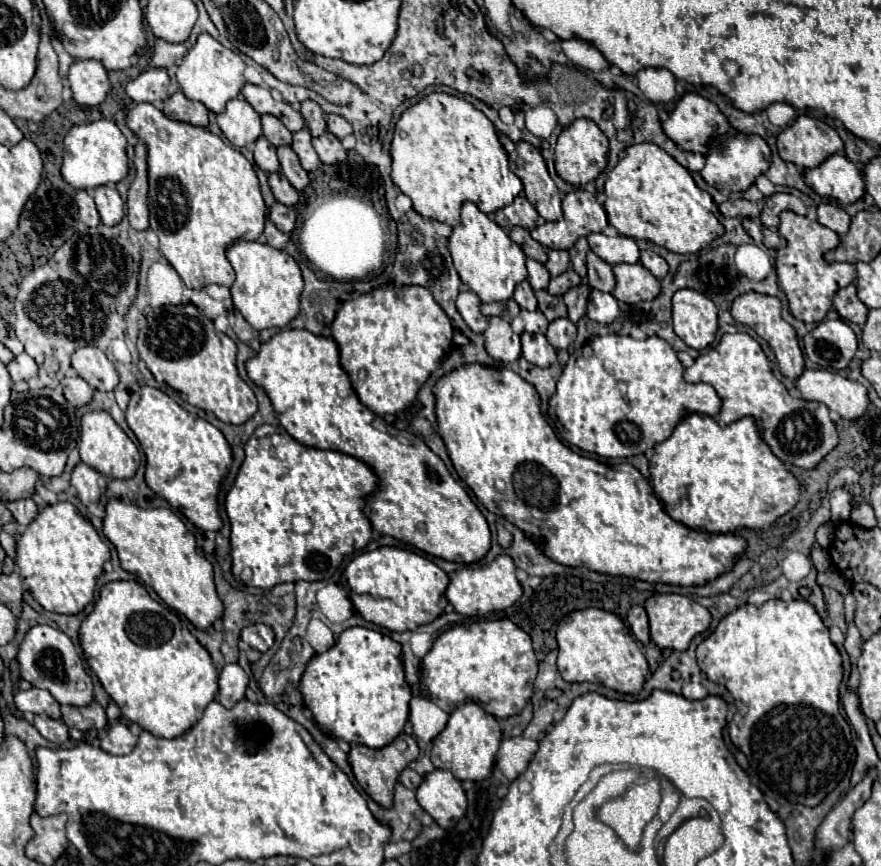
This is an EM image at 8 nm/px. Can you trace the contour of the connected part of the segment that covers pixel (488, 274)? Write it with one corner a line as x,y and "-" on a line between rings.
472,202
462,204
462,220
448,240
448,249
454,260
454,268
460,274
460,280
468,284
468,288
476,292
482,302
498,302
512,298
514,286
518,284
518,278
512,274
520,274
520,280
526,278
524,266
518,266
520,260
510,256
510,250
522,248

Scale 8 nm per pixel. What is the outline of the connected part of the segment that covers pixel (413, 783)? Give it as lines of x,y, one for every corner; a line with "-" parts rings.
406,768
406,770
400,774
400,782
402,782
406,788
416,790
416,788
422,784
422,776
418,776
414,770

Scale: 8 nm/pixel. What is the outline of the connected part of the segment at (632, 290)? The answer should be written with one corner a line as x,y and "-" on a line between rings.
640,262
638,264
616,264
616,288
614,296
622,302
636,304
640,300
654,300
660,294
660,280
652,276

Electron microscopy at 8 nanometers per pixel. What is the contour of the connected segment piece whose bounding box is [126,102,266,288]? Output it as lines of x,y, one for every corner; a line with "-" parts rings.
150,102
134,104
134,108
130,108
126,114
126,126
146,144
150,230
154,230
160,238
160,252
174,266
188,288
204,288
208,284
232,286
234,270
224,256
226,246
238,238
258,240
266,220
266,204
262,202
260,182
254,166
240,150
226,144
220,136
206,128
172,120

